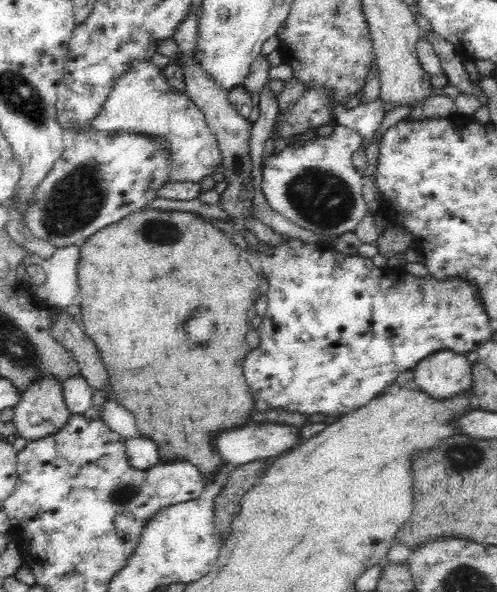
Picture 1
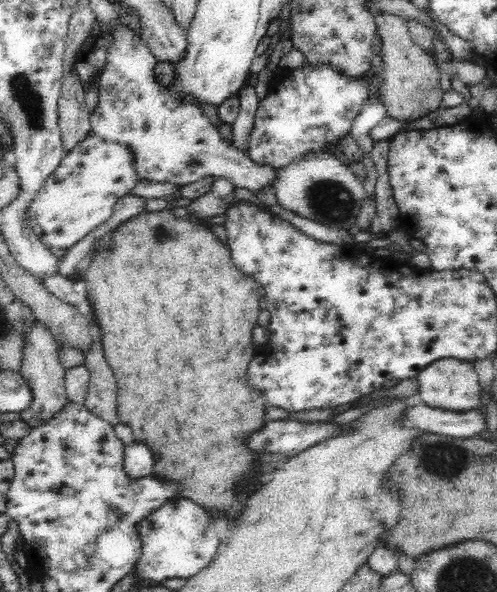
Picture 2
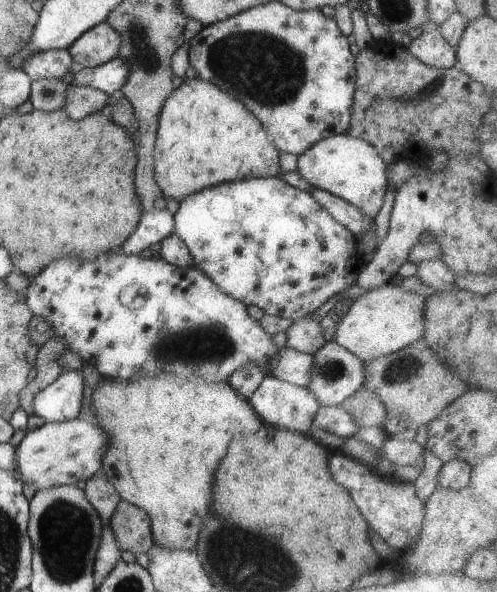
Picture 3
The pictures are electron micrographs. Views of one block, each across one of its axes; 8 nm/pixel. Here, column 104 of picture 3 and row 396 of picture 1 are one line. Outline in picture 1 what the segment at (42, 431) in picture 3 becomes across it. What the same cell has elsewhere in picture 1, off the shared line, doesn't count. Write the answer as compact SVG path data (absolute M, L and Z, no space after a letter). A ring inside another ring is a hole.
M451 350L425 356L415 366L413 379L417 390L428 393L435 400L454 398L473 388L471 362L465 355Z

